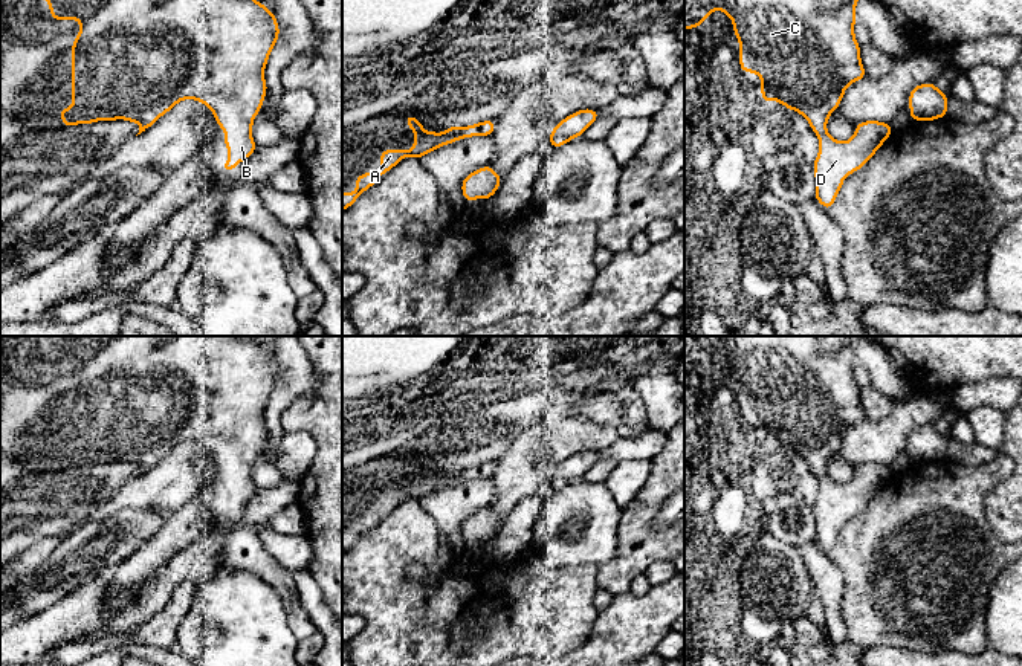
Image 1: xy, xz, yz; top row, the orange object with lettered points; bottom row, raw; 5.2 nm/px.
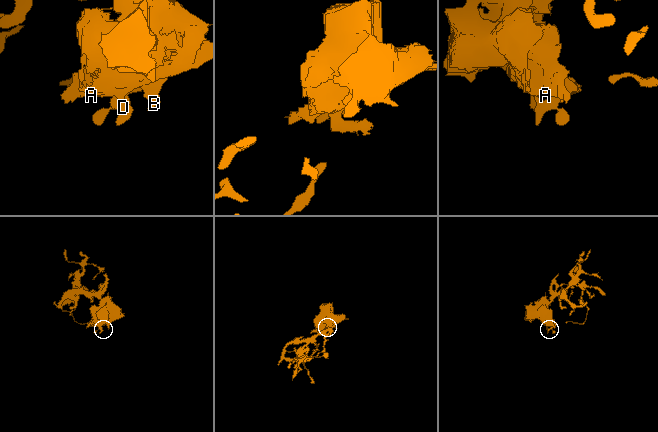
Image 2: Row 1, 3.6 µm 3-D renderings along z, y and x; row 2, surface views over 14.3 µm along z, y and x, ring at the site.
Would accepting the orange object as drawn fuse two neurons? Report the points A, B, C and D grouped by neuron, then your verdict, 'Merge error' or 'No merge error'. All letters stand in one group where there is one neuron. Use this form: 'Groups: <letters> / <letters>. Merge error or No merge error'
Groups: A B C D. No merge error

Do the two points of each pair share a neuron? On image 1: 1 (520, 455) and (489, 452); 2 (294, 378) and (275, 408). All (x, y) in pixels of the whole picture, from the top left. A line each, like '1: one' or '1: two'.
1: two
2: one

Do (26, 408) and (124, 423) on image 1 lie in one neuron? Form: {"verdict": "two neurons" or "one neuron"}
{"verdict": "one neuron"}

